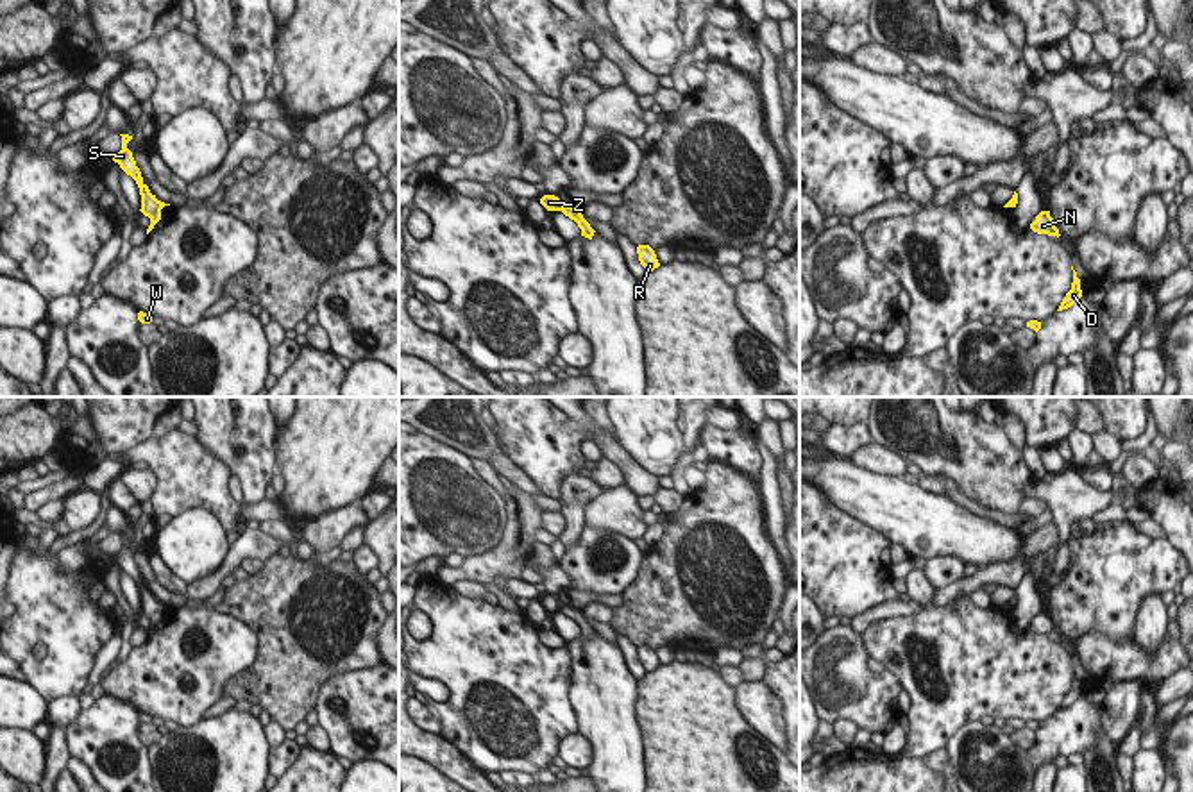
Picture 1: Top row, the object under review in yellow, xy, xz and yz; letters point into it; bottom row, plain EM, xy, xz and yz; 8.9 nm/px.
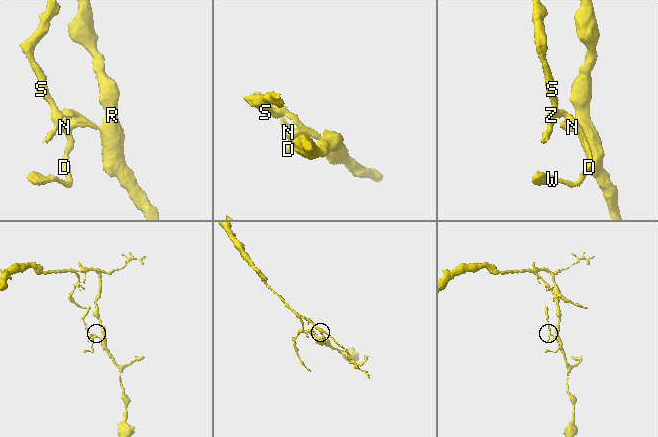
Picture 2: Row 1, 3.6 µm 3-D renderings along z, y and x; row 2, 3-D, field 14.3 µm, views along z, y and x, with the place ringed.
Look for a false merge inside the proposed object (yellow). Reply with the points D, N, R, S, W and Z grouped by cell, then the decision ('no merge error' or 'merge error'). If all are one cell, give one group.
D N R W / S Z | merge error

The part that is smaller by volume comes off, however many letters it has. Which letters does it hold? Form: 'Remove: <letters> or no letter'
Remove: S, Z

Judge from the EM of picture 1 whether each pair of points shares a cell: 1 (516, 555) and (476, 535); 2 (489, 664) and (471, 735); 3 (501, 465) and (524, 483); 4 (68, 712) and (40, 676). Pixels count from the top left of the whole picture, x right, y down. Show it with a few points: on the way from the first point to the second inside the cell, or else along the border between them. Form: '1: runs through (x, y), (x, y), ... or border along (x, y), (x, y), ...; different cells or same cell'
1: border along (507, 521), (507, 531), (494, 546), (464, 558); different cells
2: runs through (489, 682), (489, 714), (485, 717); same cell
3: runs through (507, 469), (519, 480); same cell
4: border along (77, 696), (59, 696), (49, 703); different cells

